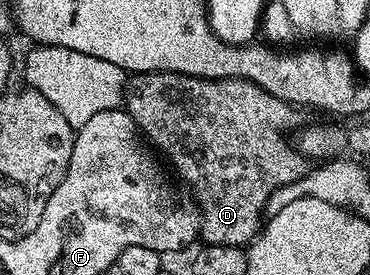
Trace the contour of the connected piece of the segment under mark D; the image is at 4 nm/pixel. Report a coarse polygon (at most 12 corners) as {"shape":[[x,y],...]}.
{"shape":[[137,73],[126,108],[247,247],[310,165],[297,110],[241,77]]}

